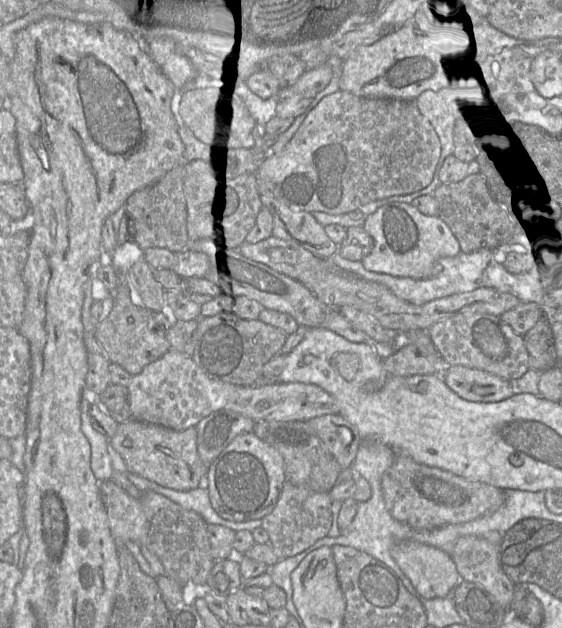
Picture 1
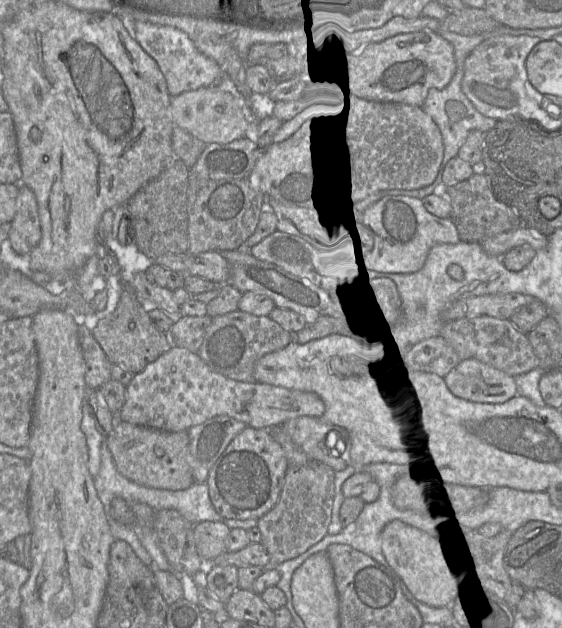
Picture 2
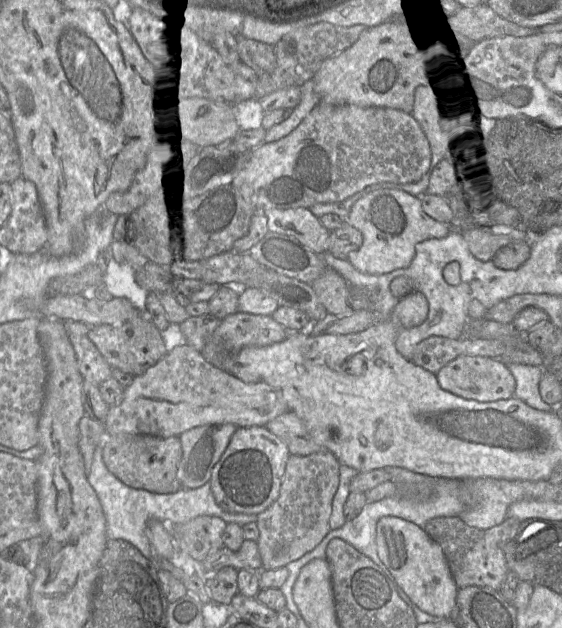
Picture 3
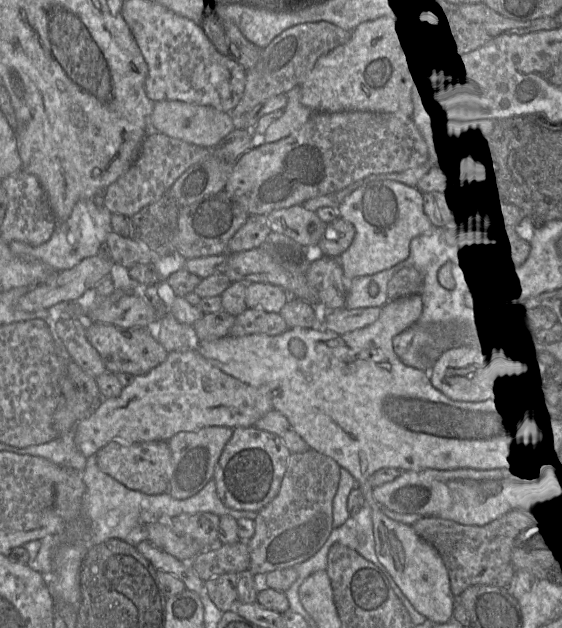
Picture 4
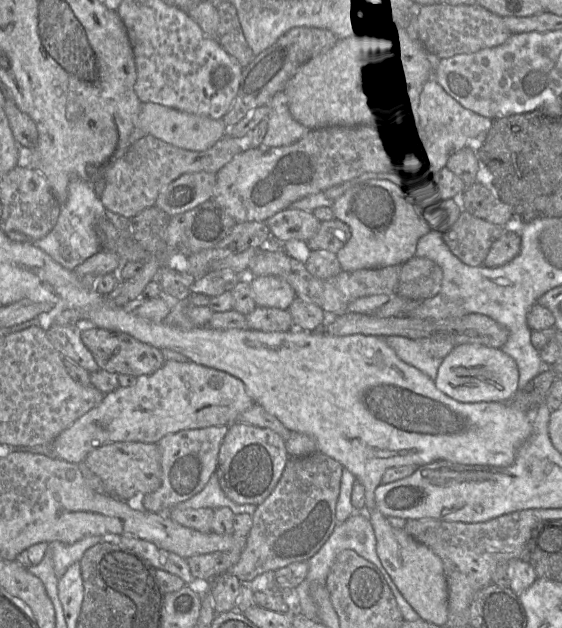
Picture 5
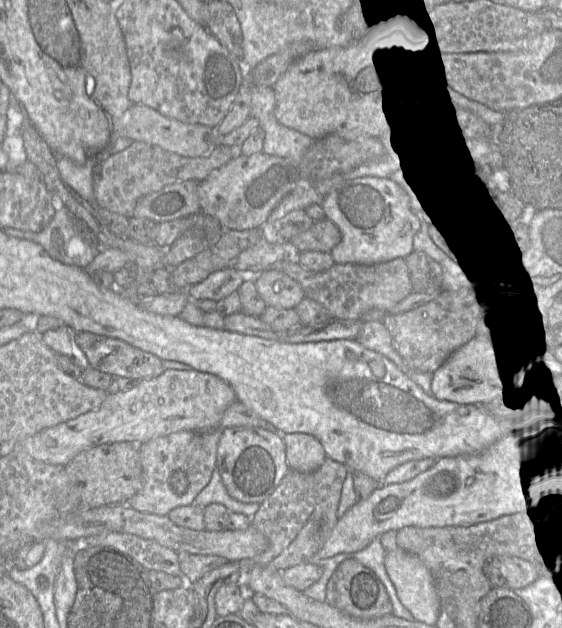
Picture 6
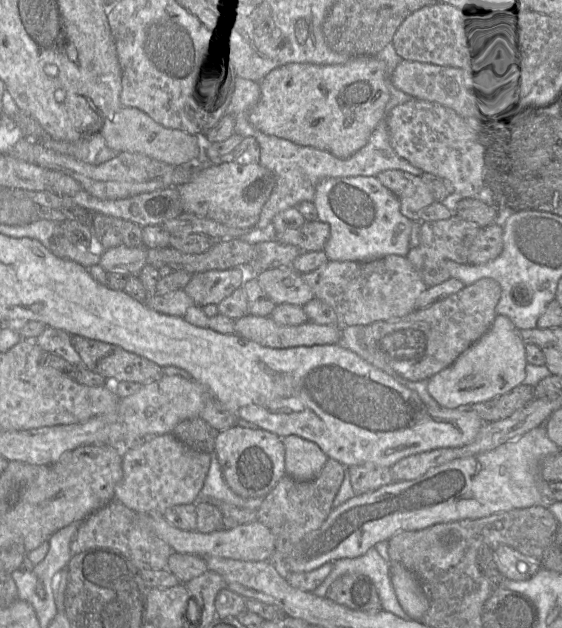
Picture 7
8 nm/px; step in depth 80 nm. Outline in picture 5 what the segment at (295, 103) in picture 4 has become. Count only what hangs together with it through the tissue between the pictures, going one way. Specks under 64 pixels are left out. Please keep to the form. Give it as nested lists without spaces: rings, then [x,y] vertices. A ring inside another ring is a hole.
[[[279,92],[267,104],[269,113],[267,133],[262,141],[263,147],[280,147],[290,145],[304,137],[310,129],[296,121],[290,111],[288,98]]]

